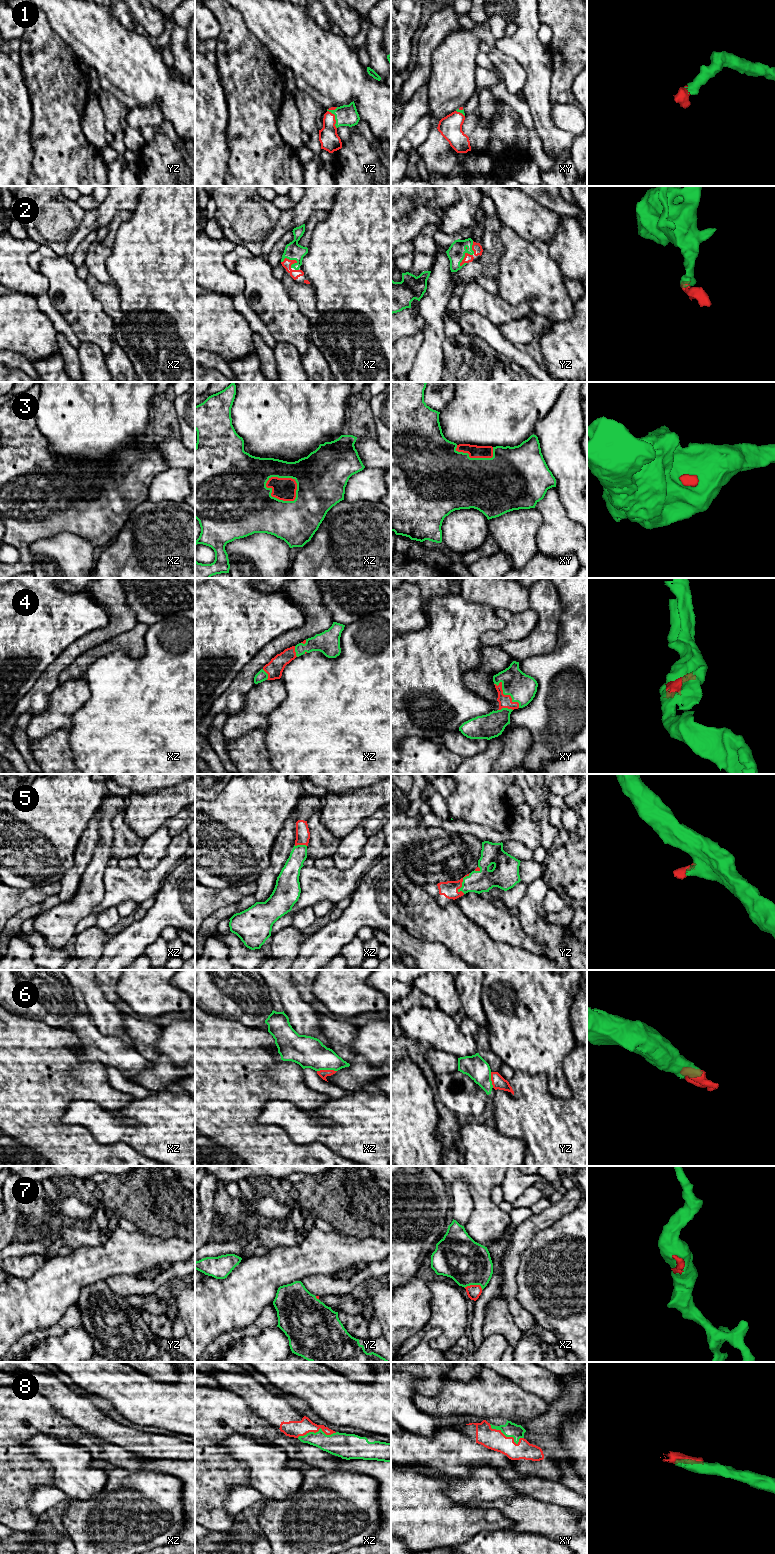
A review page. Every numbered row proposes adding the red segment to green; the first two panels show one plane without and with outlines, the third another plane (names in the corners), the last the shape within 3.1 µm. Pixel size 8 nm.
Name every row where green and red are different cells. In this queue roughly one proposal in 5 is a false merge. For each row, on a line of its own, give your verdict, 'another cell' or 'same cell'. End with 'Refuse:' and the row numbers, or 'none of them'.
1: same cell
2: same cell
3: same cell
4: same cell
5: same cell
6: same cell
7: same cell
8: same cell
Refuse: none of them

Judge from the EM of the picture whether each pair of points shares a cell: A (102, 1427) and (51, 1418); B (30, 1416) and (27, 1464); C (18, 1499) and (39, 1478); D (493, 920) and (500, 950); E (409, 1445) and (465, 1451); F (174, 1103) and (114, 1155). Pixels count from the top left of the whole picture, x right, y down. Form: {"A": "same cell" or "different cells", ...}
{"A": "different cells", "B": "same cell", "C": "same cell", "D": "different cells", "E": "same cell", "F": "different cells"}

